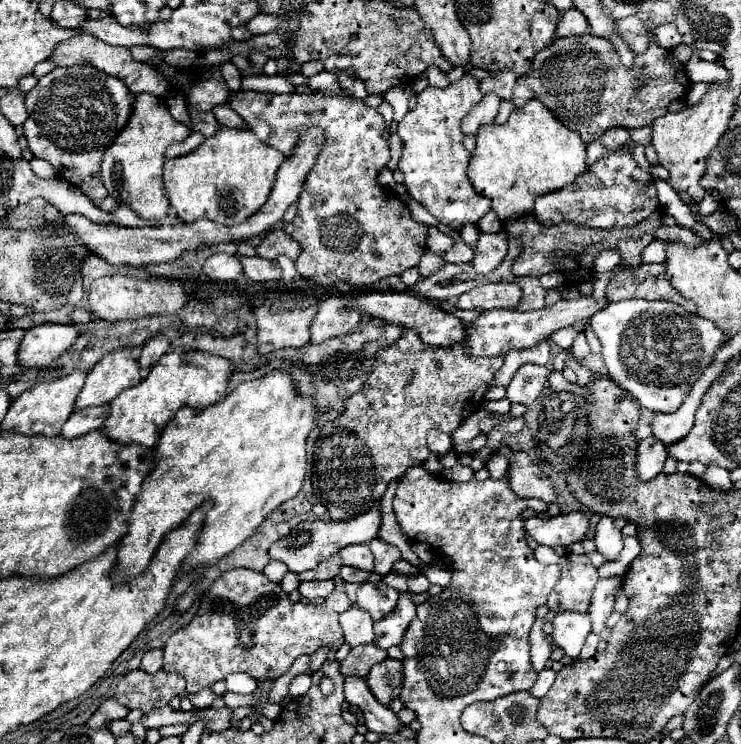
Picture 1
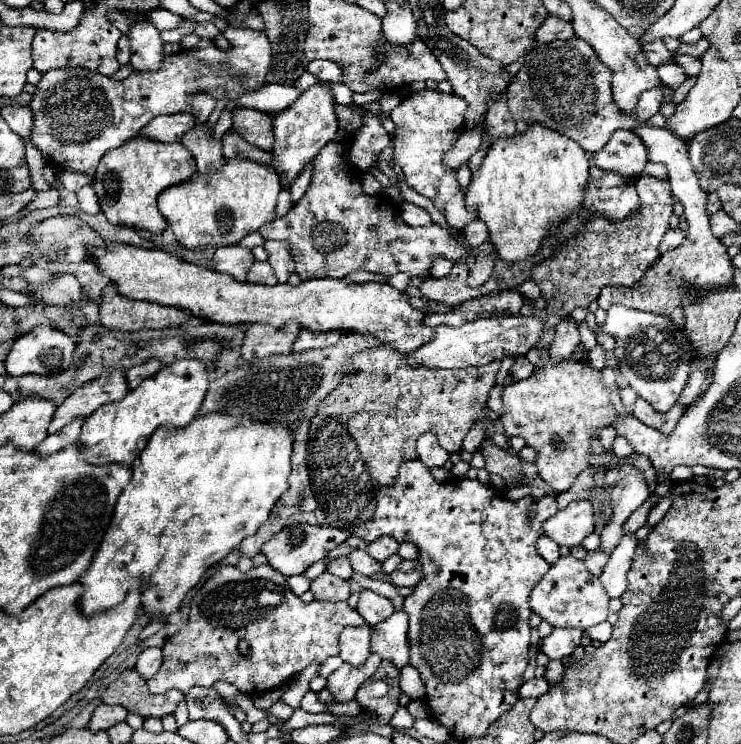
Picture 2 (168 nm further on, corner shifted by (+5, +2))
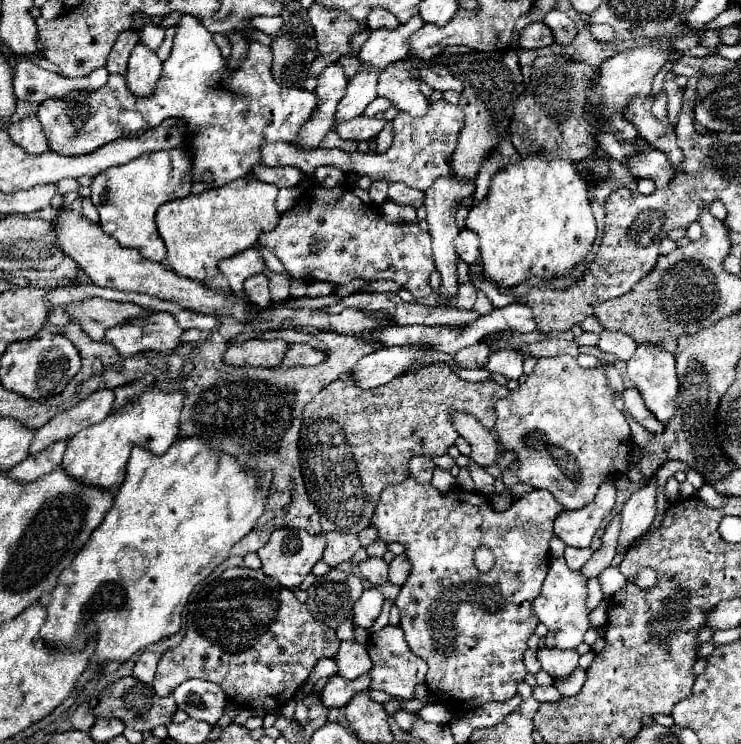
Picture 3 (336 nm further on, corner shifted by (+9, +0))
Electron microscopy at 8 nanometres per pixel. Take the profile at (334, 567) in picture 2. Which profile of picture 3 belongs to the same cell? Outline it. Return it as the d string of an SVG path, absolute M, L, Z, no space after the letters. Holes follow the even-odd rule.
M326 532L326 550L324 550L324 562L328 566L338 566L340 562L352 560L352 556L360 548L360 540L356 534L340 534L340 532Z

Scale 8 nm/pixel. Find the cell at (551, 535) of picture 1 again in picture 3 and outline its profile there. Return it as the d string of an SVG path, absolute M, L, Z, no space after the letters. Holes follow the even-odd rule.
M608 478L600 484L596 498L586 504L586 508L578 508L574 512L562 510L554 520L554 534L566 544L574 548L588 548L602 520L612 512L616 502L614 478Z

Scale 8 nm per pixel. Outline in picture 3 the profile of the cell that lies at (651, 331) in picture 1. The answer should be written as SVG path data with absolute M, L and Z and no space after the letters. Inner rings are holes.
M638 344L634 356L626 362L626 376L632 380L636 390L642 394L648 410L662 424L668 424L668 420L674 416L676 394L678 394L678 376L676 376L676 358L674 358L674 354L670 354L670 352L666 352L658 346Z

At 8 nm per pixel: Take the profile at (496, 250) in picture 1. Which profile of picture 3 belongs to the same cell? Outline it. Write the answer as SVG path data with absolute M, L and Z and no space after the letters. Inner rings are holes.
M472 282L460 284L460 290L458 290L454 306L460 308L460 310L472 310L474 302L476 302L476 286Z

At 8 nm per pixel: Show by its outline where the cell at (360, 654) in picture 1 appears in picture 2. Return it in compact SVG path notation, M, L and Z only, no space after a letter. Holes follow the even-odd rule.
M372 654L364 666L346 666L342 664L336 672L332 672L328 676L328 690L332 694L332 698L336 702L344 702L344 700L354 700L356 690L360 688L362 682L366 682L368 678L374 676L374 672L378 670L382 658L378 658L376 654Z

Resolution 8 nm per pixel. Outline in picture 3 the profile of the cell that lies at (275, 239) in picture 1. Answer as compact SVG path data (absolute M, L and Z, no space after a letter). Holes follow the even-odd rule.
M270 274L270 298L272 302L280 302L288 298L288 288L290 288L290 276L288 274Z

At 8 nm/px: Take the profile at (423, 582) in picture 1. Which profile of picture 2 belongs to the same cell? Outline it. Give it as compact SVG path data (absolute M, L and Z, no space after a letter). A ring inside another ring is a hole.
M402 560L400 566L390 574L390 582L394 586L416 586L420 582L422 574L420 574L420 566L418 560Z

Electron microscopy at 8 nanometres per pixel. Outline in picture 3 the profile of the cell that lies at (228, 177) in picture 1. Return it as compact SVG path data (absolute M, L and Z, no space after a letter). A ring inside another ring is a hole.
M240 178L222 188L188 194L182 200L162 204L156 212L156 224L168 250L166 260L170 268L180 276L204 282L214 274L222 258L252 248L260 232L268 232L278 224L280 214L276 210L276 196L278 186L256 178Z

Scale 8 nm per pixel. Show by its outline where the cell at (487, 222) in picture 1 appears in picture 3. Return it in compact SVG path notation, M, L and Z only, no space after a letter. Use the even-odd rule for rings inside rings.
M464 228L456 236L456 252L466 264L474 264L480 258L480 240L478 234Z

